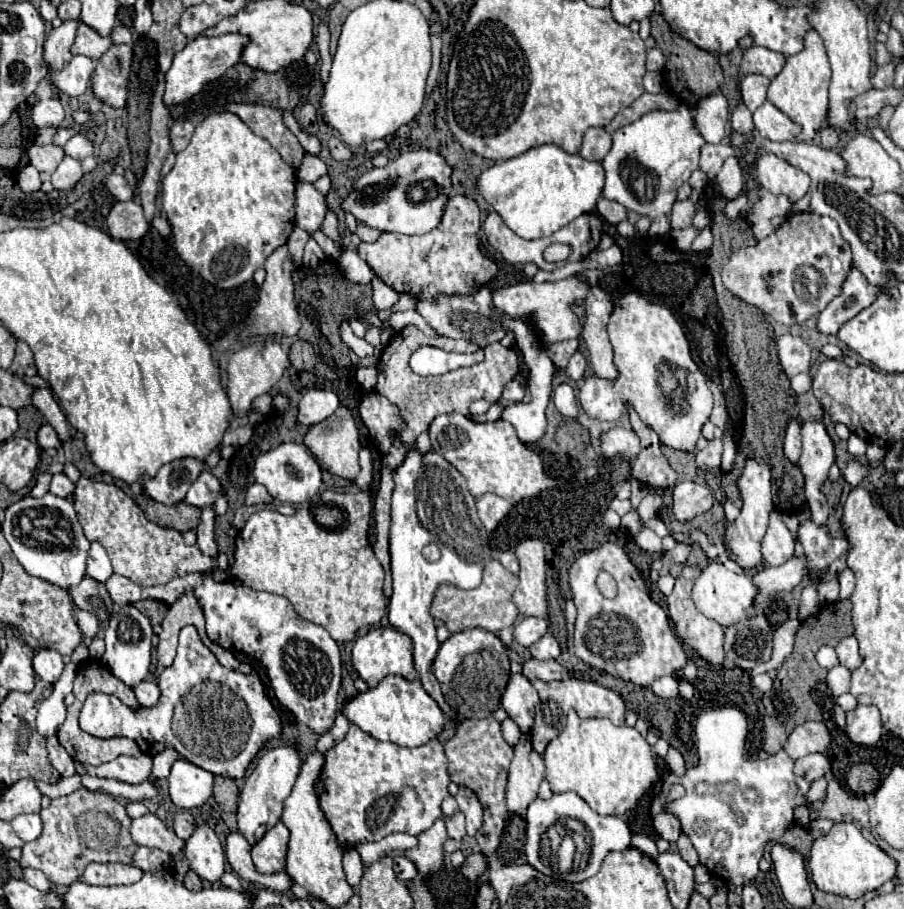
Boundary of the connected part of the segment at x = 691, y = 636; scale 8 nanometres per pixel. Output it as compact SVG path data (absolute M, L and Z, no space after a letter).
M685 565L683 569L681 569L681 575L677 577L677 581L675 581L675 589L673 589L673 593L667 597L667 609L669 609L669 619L673 621L673 629L677 631L677 635L691 647L691 649L695 649L699 655L701 655L701 659L705 659L707 663L713 663L713 665L719 665L719 663L723 663L723 659L725 659L725 651L723 651L723 627L719 625L719 623L715 623L713 619L707 619L697 607L695 607L695 603L691 601L691 589L693 589L693 583L695 583L695 579L699 577L699 569L697 567L689 567L689 565Z

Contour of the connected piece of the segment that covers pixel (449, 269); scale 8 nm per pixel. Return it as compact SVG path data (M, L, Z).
M465 195L449 199L441 223L417 237L399 233L381 233L375 243L361 243L361 259L399 293L411 293L419 299L431 299L439 293L467 295L485 285L495 273L497 265L479 251L479 207Z

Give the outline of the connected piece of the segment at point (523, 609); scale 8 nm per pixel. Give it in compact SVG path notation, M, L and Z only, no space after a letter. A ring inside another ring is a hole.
M525 539L517 545L521 563L519 585L513 603L525 617L547 619L547 585L545 585L545 553L539 539Z

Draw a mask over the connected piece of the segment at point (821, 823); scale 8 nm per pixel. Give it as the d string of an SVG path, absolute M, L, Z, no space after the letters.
M815 819L809 825L809 833L817 839L817 837L823 837L831 827L833 827L833 823L829 819Z

